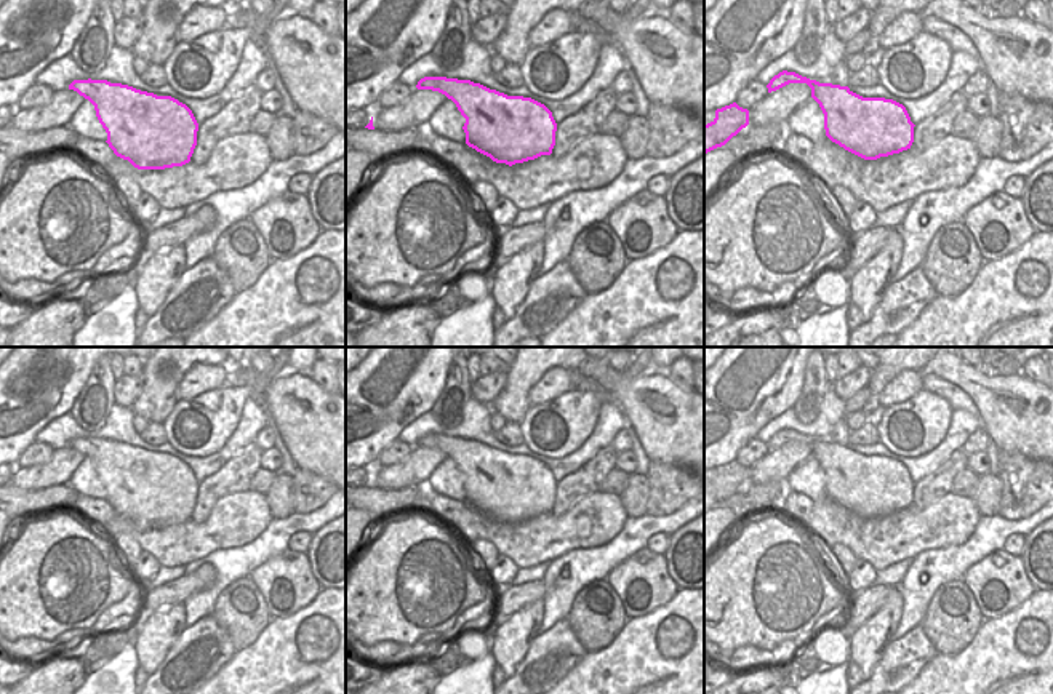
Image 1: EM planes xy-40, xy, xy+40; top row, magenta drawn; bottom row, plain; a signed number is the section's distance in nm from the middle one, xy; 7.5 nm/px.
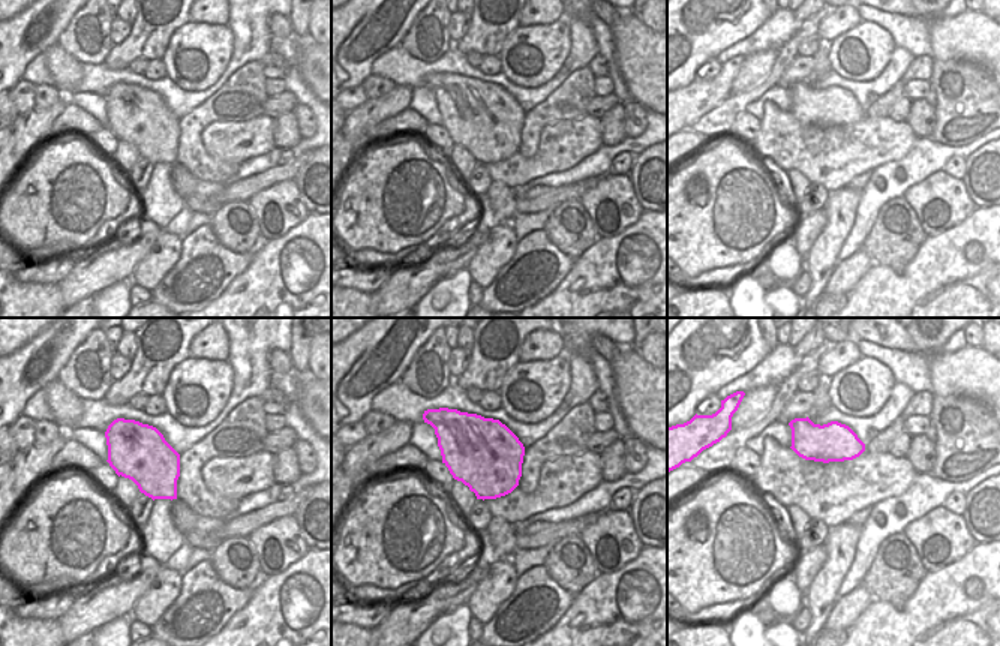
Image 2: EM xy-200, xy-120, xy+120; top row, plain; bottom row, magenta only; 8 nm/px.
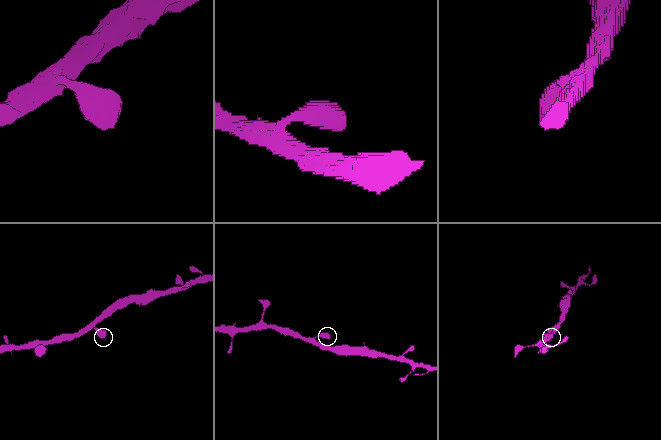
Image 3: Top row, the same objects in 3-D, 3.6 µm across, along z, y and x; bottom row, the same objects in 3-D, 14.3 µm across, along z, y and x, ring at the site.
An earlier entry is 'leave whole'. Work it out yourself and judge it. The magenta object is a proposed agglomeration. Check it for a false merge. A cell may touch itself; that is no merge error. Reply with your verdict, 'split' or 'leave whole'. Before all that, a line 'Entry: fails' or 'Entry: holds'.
Entry: holds
leave whole

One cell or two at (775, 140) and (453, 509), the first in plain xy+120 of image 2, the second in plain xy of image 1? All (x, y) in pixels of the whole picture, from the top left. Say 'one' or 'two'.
two

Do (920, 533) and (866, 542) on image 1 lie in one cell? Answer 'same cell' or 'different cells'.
same cell

